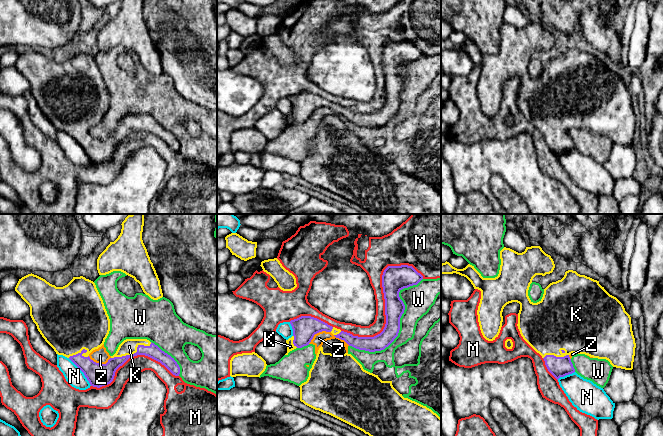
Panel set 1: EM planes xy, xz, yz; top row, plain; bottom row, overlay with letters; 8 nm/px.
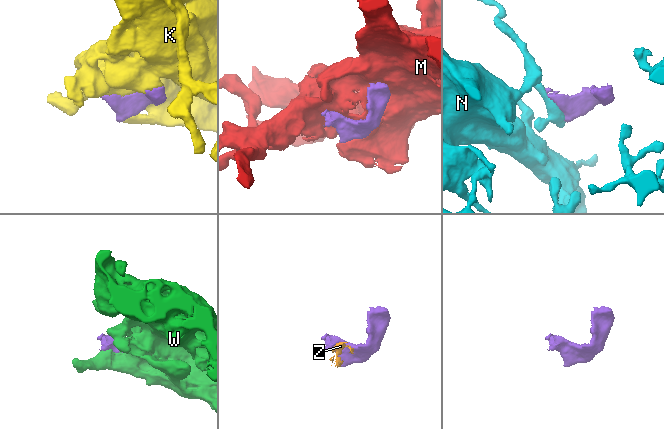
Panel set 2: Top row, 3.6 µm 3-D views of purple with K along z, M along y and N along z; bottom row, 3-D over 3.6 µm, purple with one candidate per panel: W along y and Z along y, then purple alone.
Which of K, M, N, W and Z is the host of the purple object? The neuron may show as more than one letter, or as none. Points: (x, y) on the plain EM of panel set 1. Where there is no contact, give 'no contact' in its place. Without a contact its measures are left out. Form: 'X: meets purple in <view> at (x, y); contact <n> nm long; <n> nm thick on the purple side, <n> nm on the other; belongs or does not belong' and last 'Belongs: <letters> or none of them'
K: meets purple in xy at (133, 130); contact 360 nm long; 130 nm thick on the purple side, 130 nm on the other; belongs
M: meets purple in xz at (385, 77); contact 800 nm long; 200 nm thick on the purple side, 120 nm on the other; does not belong
N: meets purple in xy at (82, 147); contact 300 nm long; 190 nm thick on the purple side, 150 nm on the other; does not belong
W: meets purple in xz at (399, 103); contact 800 nm long; 160 nm thick on the purple side, 220 nm on the other; does not belong
Z: meets purple in xz at (318, 108); contact 200 nm long; 190 nm thick on the purple side, 90 nm on the other; does not belong
Belongs: K

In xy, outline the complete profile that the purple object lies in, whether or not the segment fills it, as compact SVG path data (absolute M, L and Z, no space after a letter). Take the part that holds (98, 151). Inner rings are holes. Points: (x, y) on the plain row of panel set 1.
M31 49L19 55L15 67L29 81L30 92L45 117L56 130L69 134L84 149L91 162L100 164L110 160L116 146L137 131L148 132L164 141L173 151L179 152L180 143L174 134L147 115L124 116L106 140L90 135L89 130L104 120L110 107L109 92L93 57L83 52L73 53L67 61L56 63Z

